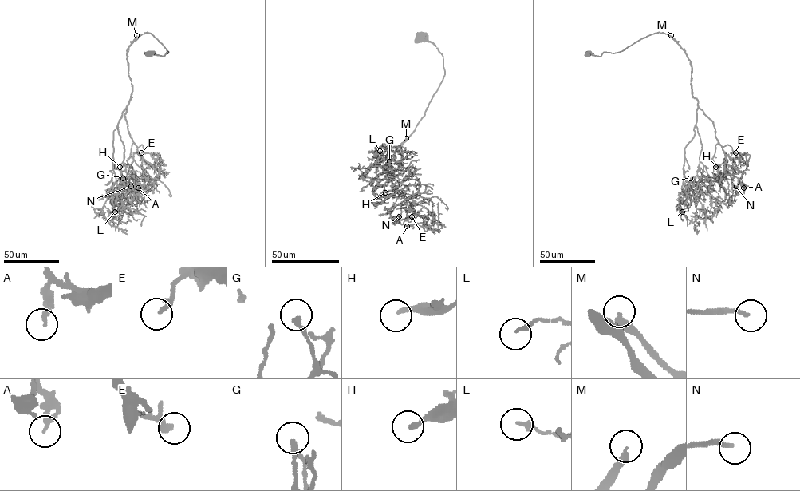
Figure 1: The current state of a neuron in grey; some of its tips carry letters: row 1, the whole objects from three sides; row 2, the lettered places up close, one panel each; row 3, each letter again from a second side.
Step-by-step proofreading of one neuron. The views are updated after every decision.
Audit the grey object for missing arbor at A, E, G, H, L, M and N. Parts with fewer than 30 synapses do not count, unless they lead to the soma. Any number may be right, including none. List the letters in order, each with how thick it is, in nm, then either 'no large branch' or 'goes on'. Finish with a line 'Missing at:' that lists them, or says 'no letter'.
A: 190 nm | no large branch
E: 170 nm | goes on
G: 140 nm | no large branch
H: 190 nm | no large branch
L: 200 nm | no large branch
M: 240 nm | goes on
N: 190 nm | goes on
Missing at: E, M, N

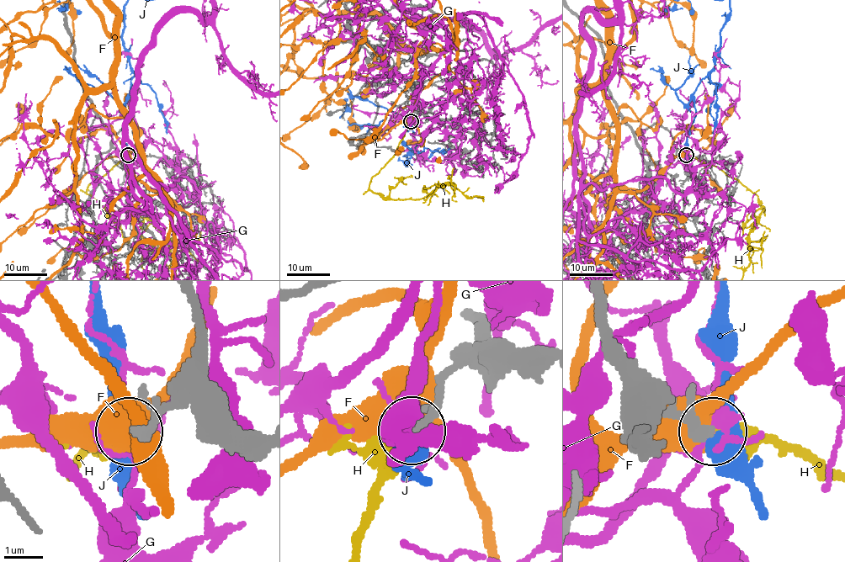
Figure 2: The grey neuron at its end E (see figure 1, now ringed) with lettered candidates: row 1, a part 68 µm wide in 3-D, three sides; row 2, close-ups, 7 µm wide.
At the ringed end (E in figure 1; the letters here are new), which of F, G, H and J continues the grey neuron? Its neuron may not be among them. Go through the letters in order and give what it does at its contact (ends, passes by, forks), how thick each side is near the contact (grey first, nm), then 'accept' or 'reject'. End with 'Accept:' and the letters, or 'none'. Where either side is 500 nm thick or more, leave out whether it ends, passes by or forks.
F: 340/550 nm | reject
G: it forks | 180/200 nm | reject
H: it ends | 180/280 nm | accept
J: it passes by | 190/440 nm | reject
Accept: H

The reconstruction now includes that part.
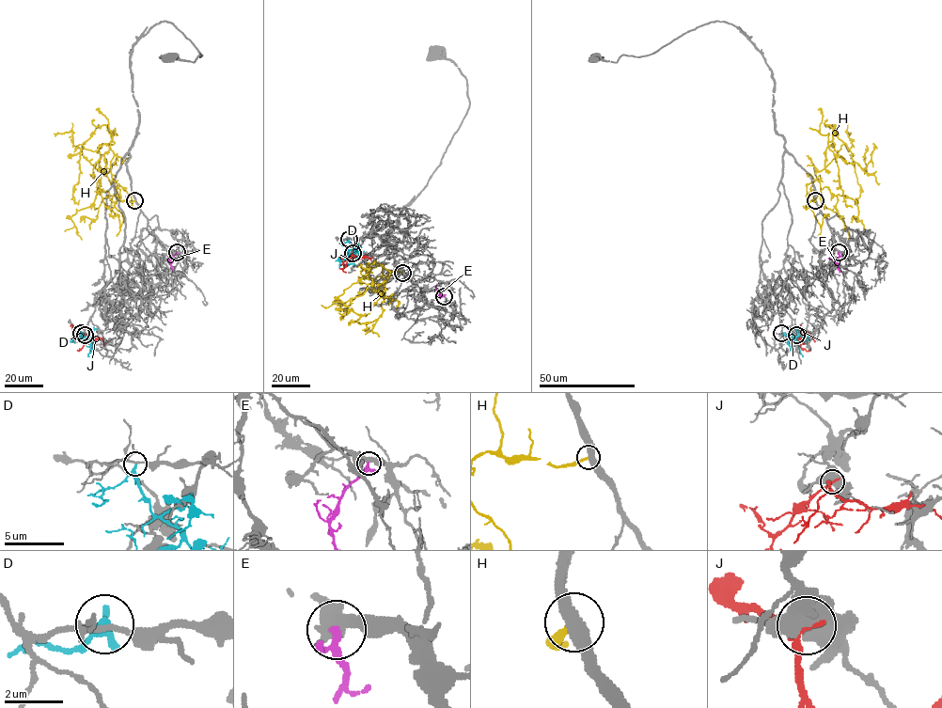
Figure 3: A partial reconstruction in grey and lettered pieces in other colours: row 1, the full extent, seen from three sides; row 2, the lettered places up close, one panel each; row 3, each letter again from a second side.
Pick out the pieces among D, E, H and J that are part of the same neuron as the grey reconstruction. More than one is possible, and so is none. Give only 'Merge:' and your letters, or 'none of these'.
Merge: E

